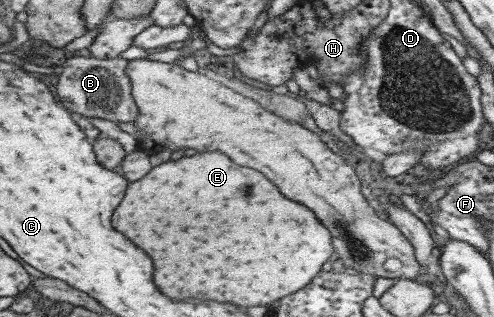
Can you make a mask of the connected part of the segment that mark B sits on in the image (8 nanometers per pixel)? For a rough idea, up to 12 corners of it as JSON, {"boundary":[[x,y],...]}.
{"boundary":[[68,57],[57,94],[75,116],[135,125],[129,62]]}

